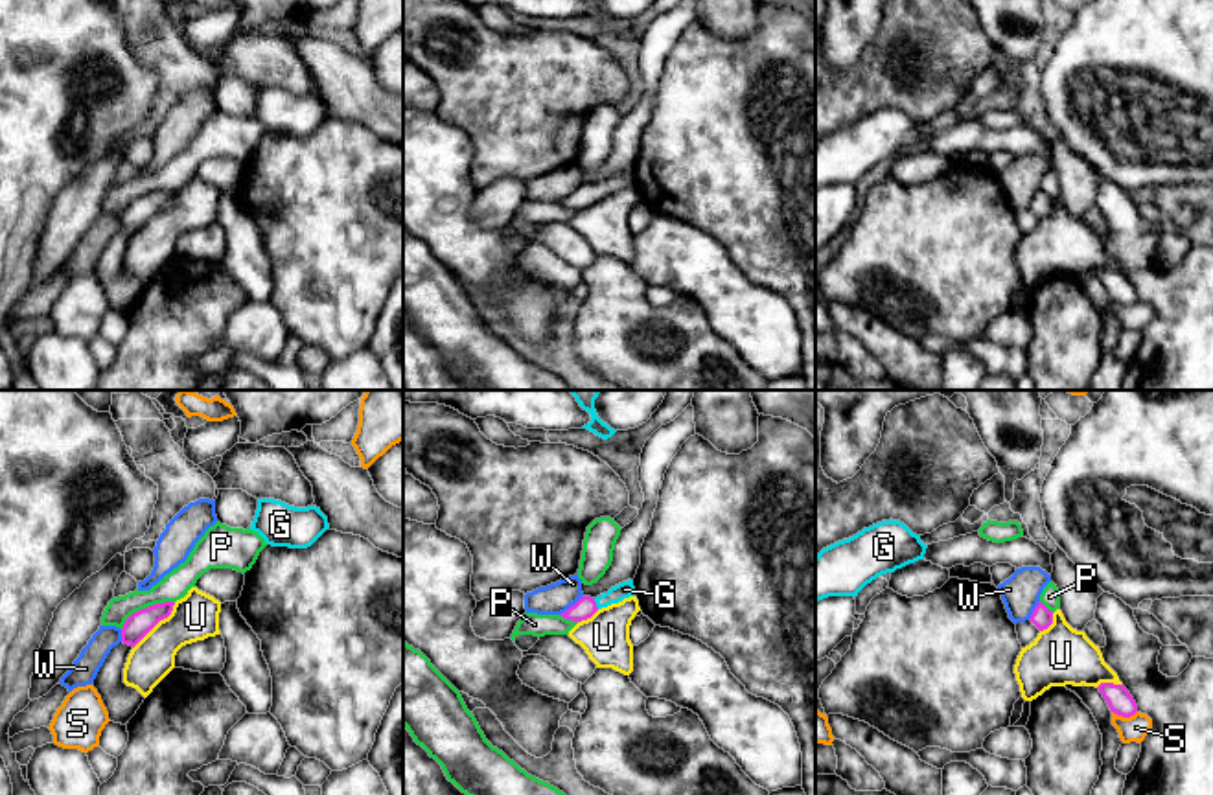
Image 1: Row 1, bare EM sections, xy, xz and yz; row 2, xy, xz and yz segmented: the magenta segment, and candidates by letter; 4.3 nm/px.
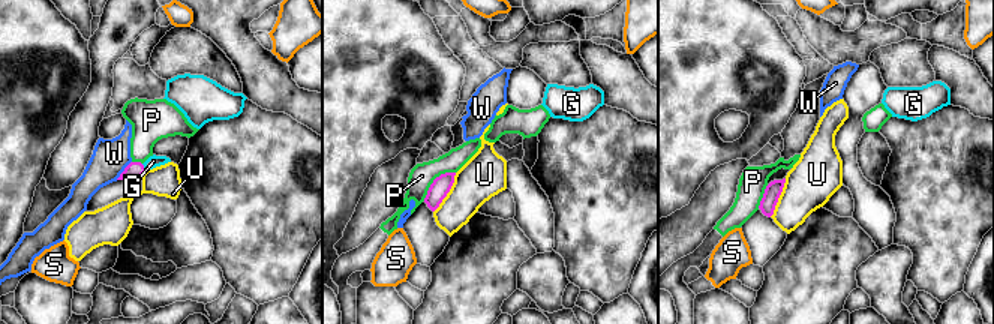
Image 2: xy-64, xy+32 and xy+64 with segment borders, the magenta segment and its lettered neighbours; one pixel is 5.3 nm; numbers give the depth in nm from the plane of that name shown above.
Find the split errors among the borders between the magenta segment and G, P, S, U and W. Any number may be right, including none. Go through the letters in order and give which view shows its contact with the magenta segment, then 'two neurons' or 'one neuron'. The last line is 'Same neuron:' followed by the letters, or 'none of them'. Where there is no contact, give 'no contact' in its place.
G: xz | one neuron
P: xy | two neurons
S: yz | two neurons
U: xy | two neurons
W: xz | two neurons
Same neuron: G

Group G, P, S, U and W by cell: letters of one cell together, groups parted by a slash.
G / P / S / U / W

